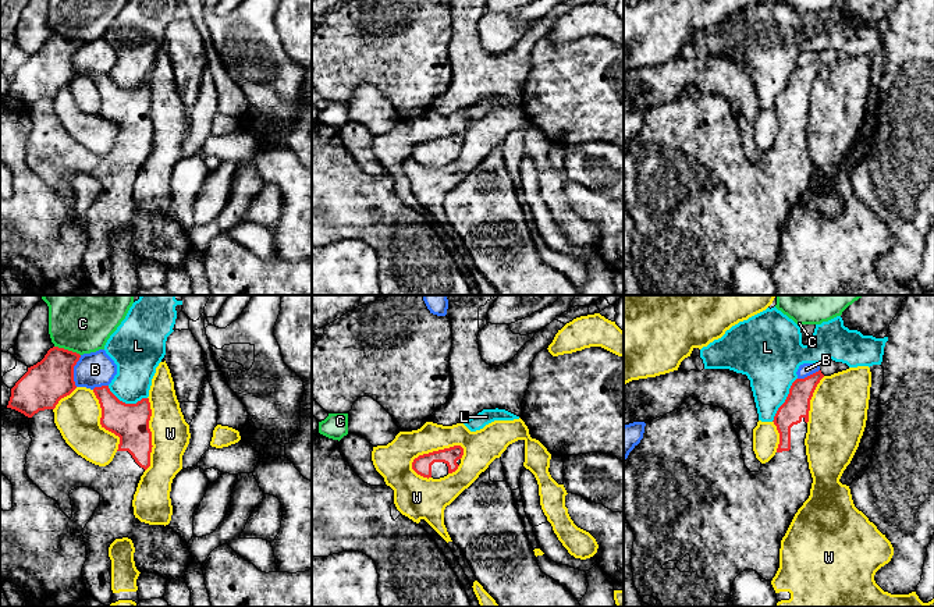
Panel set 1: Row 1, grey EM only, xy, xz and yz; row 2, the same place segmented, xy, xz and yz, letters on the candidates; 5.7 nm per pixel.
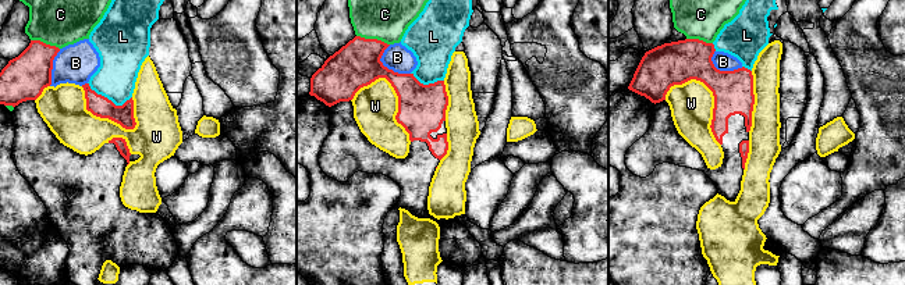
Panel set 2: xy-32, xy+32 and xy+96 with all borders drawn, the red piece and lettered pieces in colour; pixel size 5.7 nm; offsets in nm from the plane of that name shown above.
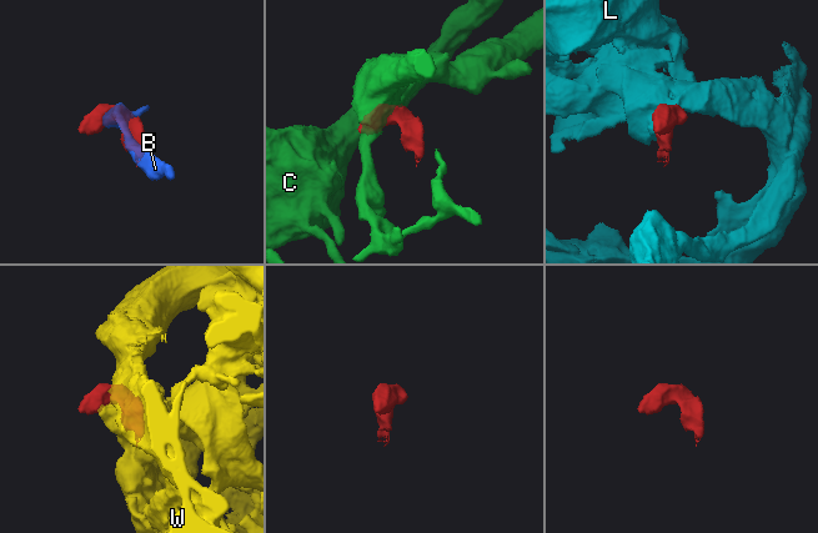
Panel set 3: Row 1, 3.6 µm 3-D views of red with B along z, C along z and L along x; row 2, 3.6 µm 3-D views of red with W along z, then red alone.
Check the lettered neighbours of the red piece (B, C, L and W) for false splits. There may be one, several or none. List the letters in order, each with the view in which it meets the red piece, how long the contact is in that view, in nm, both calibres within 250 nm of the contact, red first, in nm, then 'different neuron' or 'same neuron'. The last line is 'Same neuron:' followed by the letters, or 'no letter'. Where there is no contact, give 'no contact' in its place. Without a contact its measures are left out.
B: xy | 190 nm | 260/200 nm | different neuron
C: xy | 160 nm | 260/240 nm | different neuron
L: yz | 300 nm | 150/340 nm | different neuron
W: xz | 340 nm | 110/200 nm | different neuron
Same neuron: no letter

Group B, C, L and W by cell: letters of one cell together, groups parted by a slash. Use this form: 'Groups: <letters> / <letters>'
Groups: B / C / L W

